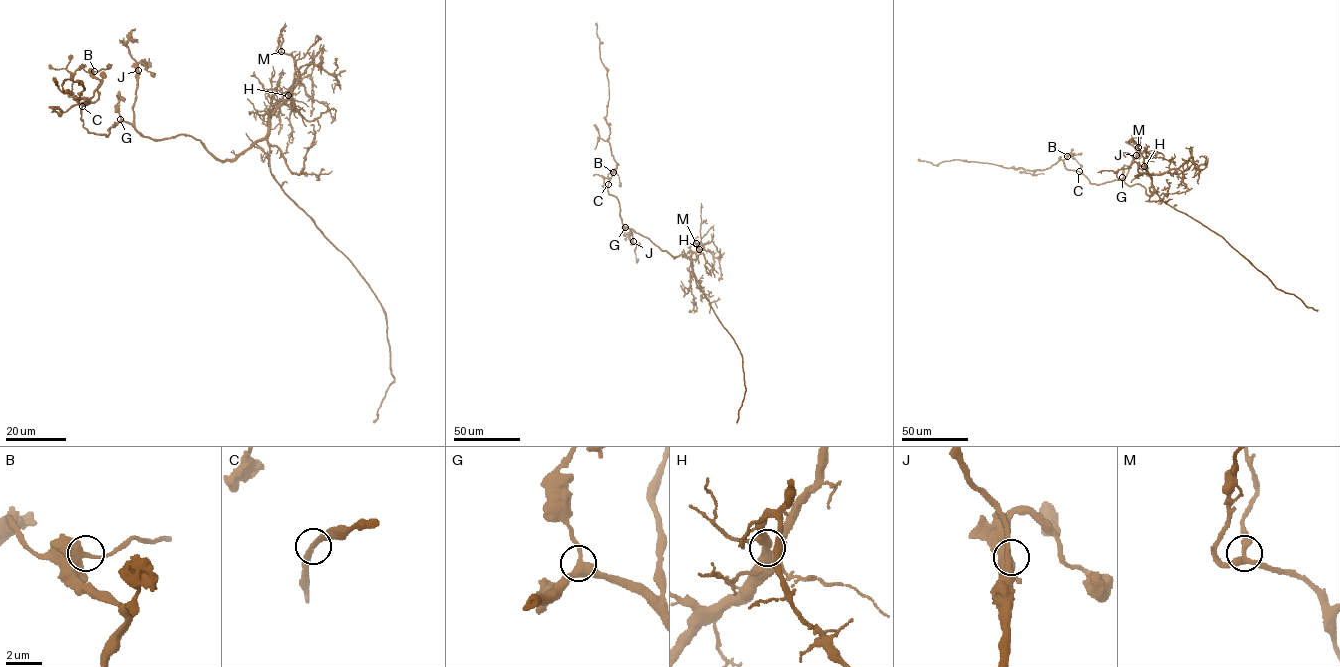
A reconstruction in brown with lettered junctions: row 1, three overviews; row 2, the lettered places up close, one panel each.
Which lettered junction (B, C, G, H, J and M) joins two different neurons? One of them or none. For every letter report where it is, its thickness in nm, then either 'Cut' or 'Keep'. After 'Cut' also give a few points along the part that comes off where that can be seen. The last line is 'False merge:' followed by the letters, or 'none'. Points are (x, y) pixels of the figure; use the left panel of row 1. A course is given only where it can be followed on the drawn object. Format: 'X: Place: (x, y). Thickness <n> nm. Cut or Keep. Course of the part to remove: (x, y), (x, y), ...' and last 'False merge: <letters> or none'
B: Place: (94, 71). Thickness 500 nm. Keep
C: Place: (82, 106). Thickness 240 nm. Keep
G: Place: (120, 119). Thickness 420 nm. Keep
H: Place: (288, 95). Thickness 500 nm. Keep
J: Place: (138, 70). Thickness 550 nm. Keep
M: Place: (281, 51). Thickness 320 nm. Keep
False merge: none

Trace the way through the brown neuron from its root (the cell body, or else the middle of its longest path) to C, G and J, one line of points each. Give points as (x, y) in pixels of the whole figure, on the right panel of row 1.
C: (1137, 184), (1129, 186), (1122, 178), (1091, 184), (1078, 171)
G: (1137, 184), (1129, 186), (1122, 177)
J: (1137, 184), (1129, 186), (1124, 181), (1136, 155)

